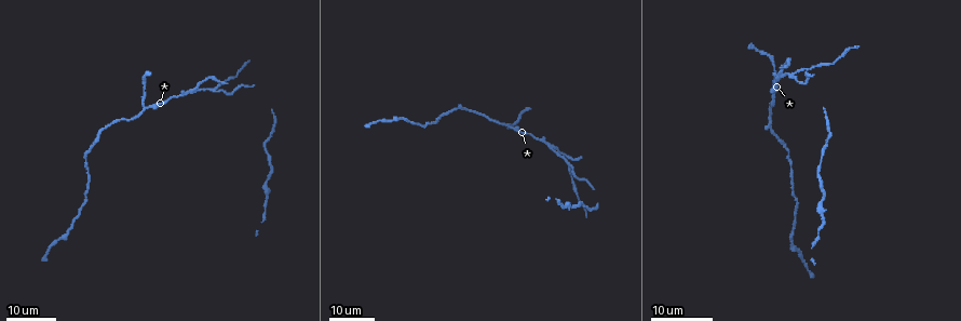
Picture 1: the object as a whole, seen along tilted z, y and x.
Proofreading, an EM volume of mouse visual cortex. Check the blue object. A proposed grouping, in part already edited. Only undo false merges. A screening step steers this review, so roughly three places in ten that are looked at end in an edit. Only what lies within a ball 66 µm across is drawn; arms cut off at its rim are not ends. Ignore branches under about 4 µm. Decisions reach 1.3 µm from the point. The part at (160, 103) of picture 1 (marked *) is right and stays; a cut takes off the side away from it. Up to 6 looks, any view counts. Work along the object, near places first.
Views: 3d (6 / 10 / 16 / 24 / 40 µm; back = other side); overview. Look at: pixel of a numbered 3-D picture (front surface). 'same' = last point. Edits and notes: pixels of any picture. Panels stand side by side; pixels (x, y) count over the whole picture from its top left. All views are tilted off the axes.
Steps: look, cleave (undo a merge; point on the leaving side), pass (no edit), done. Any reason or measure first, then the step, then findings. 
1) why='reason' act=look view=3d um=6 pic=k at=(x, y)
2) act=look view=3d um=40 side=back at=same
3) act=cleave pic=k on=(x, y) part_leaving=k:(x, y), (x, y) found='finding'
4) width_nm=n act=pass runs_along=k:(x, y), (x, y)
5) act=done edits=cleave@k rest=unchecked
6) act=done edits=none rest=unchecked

why='sudden change in width' act=look view=3d um=16 pic=1 at=(462, 106)

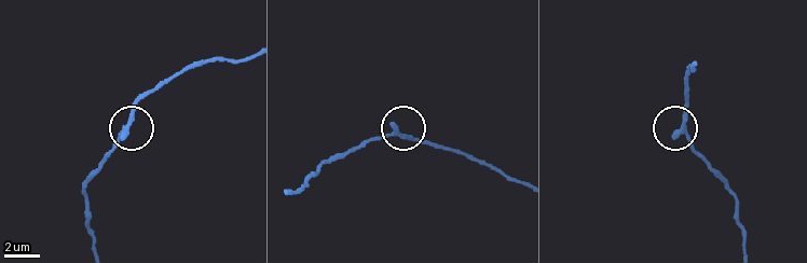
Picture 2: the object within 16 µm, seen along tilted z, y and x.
act=look view=3d um=10 pic=2 at=(128, 128)

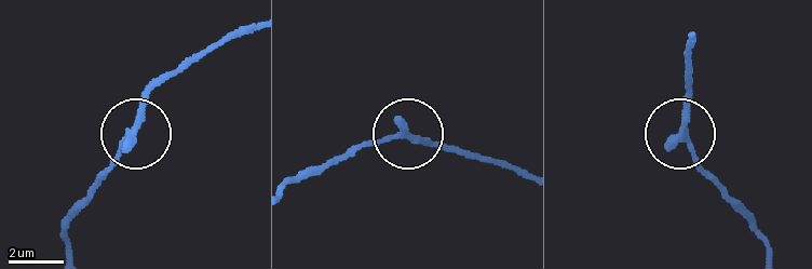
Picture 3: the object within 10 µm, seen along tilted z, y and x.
width_nm=270 act=cleave pic=3 on=(107, 169) found='two cells meet here'

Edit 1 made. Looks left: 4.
act=look view=overview

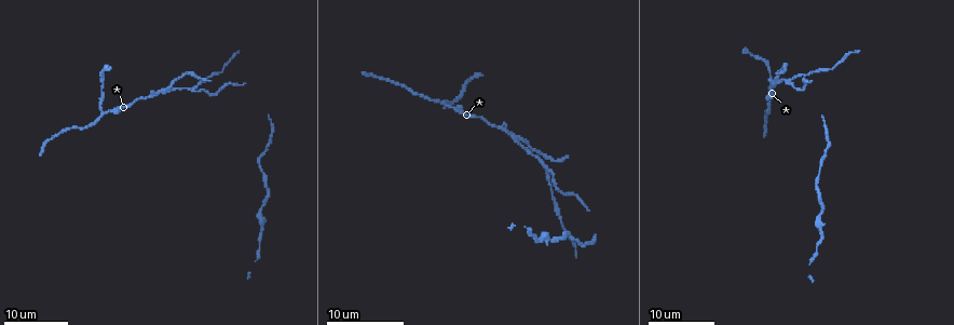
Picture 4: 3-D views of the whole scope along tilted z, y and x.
why='three-way junction' act=look view=3d um=16 pic=4 at=(104, 110)

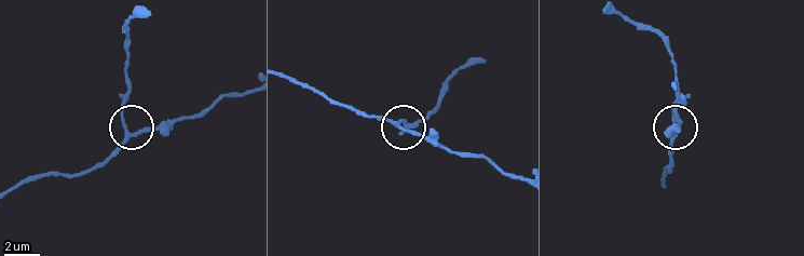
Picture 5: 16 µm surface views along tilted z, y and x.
act=look view=3d um=6 pic=5 at=(399, 125)

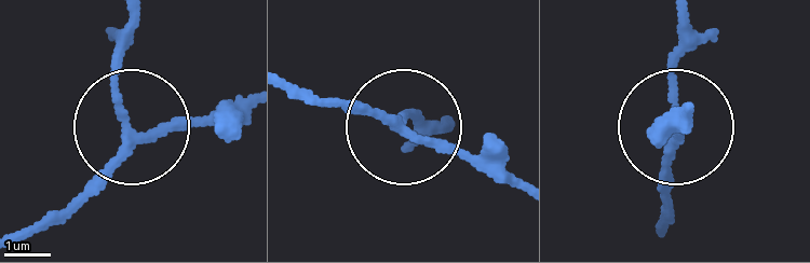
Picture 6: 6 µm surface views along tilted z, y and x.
width_nm=180 act=pass runs_along=6:(516, 187), (405, 124), (443, 115) found='continuous, no second cell'

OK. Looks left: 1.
act=done edits=cleave@3 rest=unchecked

